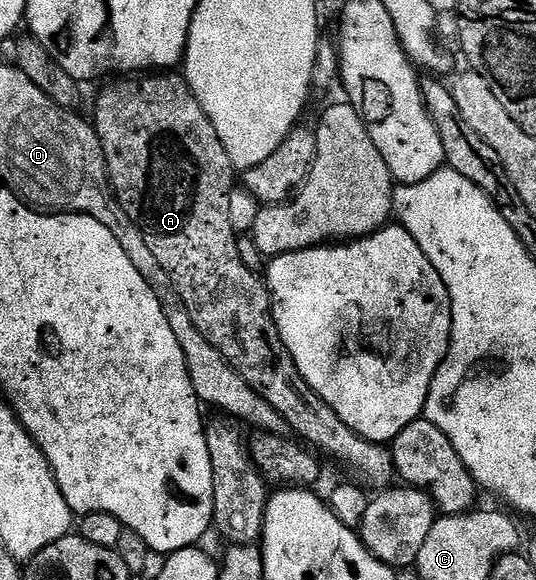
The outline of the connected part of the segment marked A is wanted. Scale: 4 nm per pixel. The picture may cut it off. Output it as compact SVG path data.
M155 71L150 75L127 75L122 79L112 80L115 81L112 85L107 85L100 91L99 98L95 101L93 124L97 139L101 139L101 151L105 155L105 163L107 164L107 177L111 180L111 189L115 192L115 198L118 199L119 205L125 211L127 218L141 231L145 243L149 243L149 251L153 251L157 263L161 263L165 275L169 275L171 286L179 292L179 297L185 303L187 314L193 319L197 331L201 331L201 335L205 335L207 342L213 347L217 347L217 351L221 351L223 358L254 387L257 395L261 395L261 399L265 399L265 403L269 403L269 407L273 407L273 411L277 411L281 415L281 419L285 419L288 430L300 442L310 446L312 450L318 451L320 454L328 453L329 456L336 457L341 464L348 465L360 477L356 478L364 486L370 487L375 491L382 491L388 488L397 477L390 448L387 445L379 445L375 441L365 439L361 435L357 435L349 427L345 427L345 423L341 423L341 419L337 419L337 411L333 411L333 407L329 407L329 403L325 403L313 391L313 387L309 387L309 383L305 383L301 371L297 371L297 363L293 363L293 355L289 355L285 343L281 343L281 335L277 331L277 323L271 314L271 293L267 289L267 282L260 274L249 271L249 267L245 267L245 263L241 263L239 237L236 234L233 223L229 223L229 195L237 187L235 164L229 159L229 151L225 151L221 139L217 139L217 131L214 129L209 115L205 115L201 103L197 103L193 91L188 87L186 76L179 74L178 77L177 74L178 72L175 71Z

